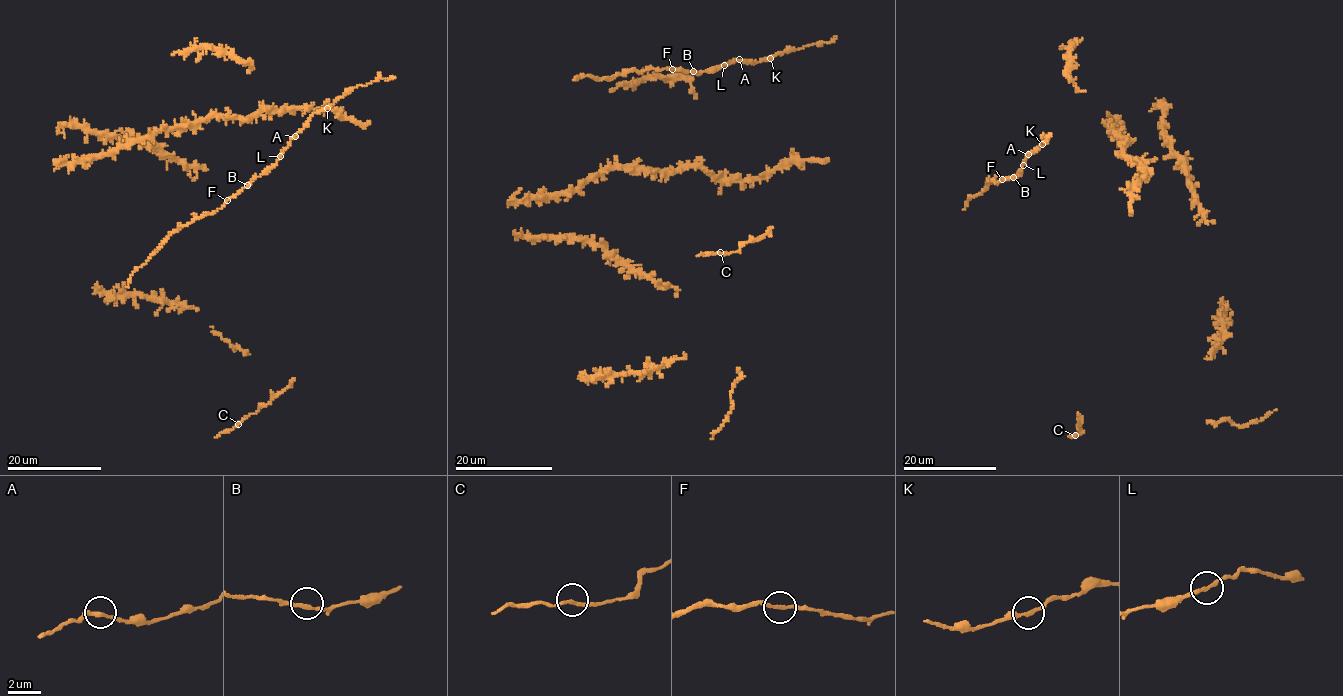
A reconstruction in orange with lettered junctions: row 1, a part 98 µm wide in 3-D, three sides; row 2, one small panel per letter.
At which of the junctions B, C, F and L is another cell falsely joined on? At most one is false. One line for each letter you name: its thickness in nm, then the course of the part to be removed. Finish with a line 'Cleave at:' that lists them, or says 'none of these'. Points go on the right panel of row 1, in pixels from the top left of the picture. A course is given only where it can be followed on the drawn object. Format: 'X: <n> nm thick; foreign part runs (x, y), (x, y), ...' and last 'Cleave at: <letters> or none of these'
L: 170 nm thick; foreign part runs (1023, 165), (1027, 154), (1042, 145), (1045, 136), (1048, 142), (1044, 143)
Cleave at: L

